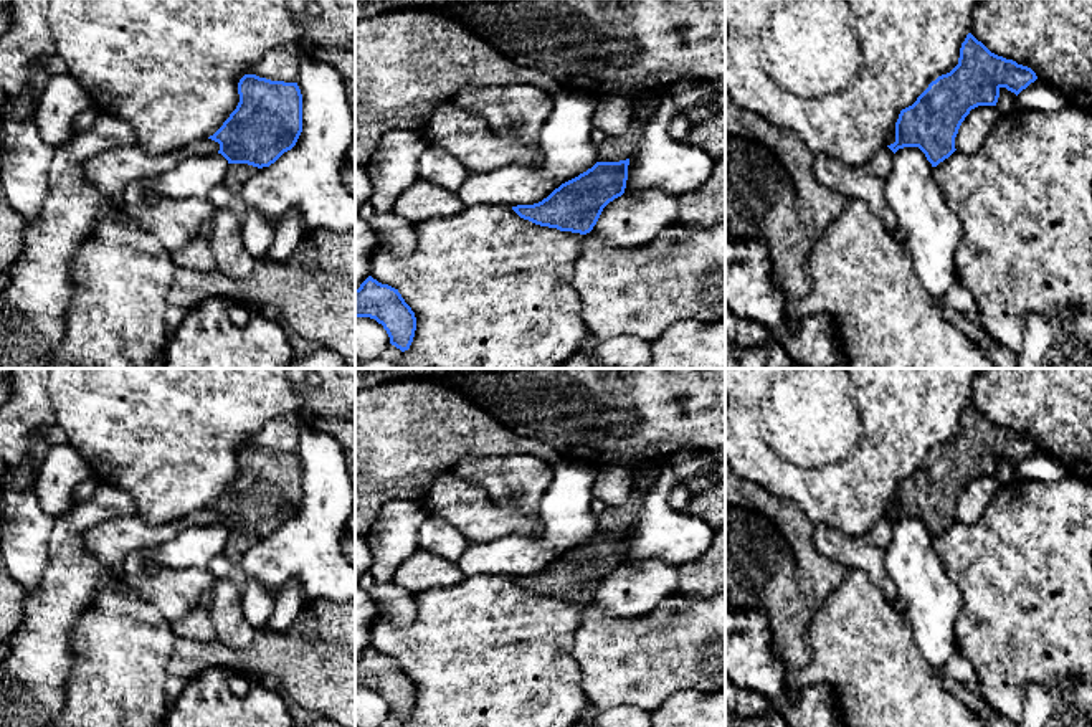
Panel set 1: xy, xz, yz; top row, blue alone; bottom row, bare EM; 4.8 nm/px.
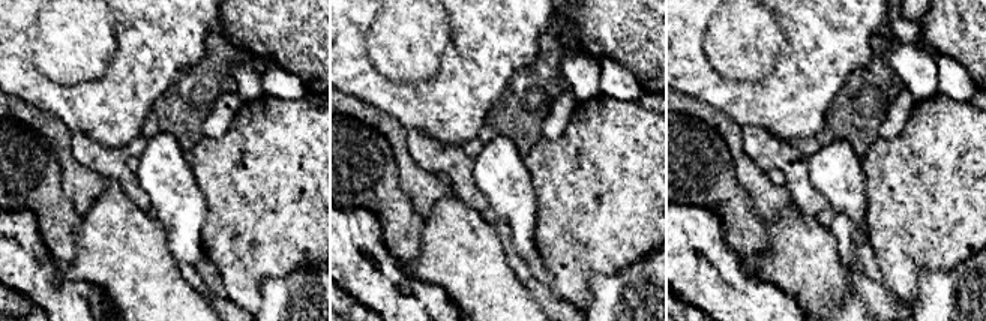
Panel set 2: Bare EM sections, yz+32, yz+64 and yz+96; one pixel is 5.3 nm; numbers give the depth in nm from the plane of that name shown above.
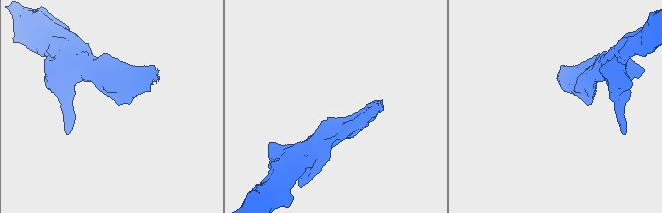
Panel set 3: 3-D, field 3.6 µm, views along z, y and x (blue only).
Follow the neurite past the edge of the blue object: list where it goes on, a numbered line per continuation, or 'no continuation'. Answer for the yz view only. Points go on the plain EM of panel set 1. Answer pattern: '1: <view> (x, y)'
no continuation

